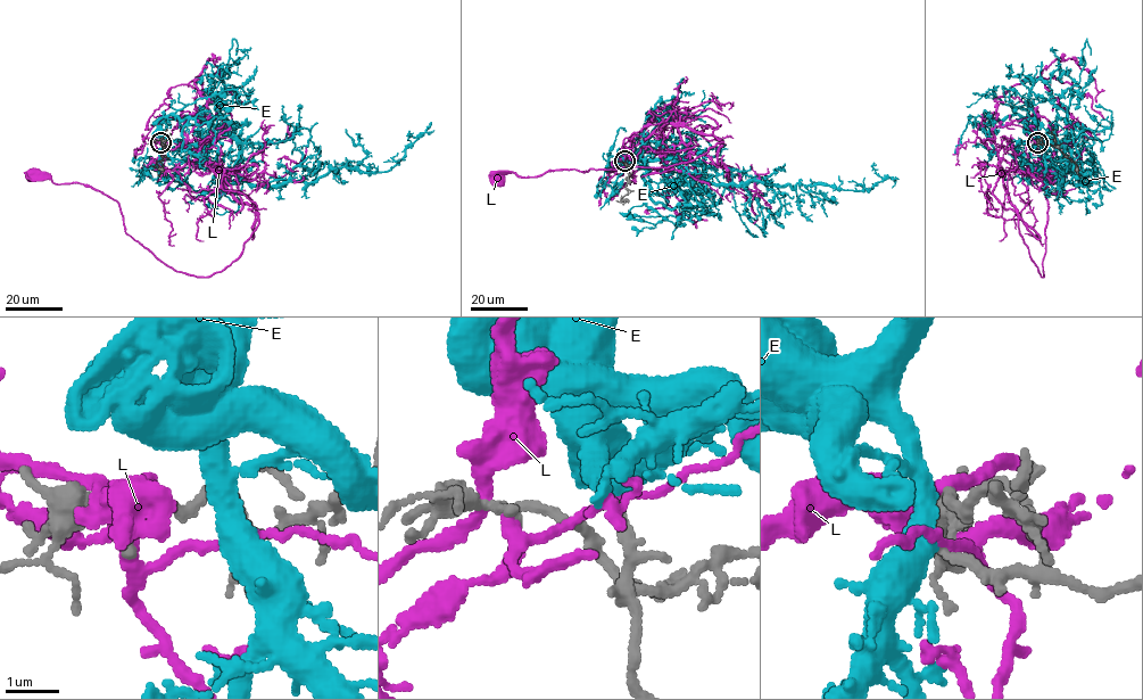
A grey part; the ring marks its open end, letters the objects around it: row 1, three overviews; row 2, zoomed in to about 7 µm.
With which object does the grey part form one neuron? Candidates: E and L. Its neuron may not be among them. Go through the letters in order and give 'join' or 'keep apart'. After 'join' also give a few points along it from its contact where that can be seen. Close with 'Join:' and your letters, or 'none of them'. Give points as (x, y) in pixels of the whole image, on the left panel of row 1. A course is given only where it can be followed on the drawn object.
E: join; it runs (160, 142), (167, 120), (208, 121), (235, 141), (239, 174), (274, 186), (332, 167), (387, 172), (427, 130)
L: keep apart
Join: E

